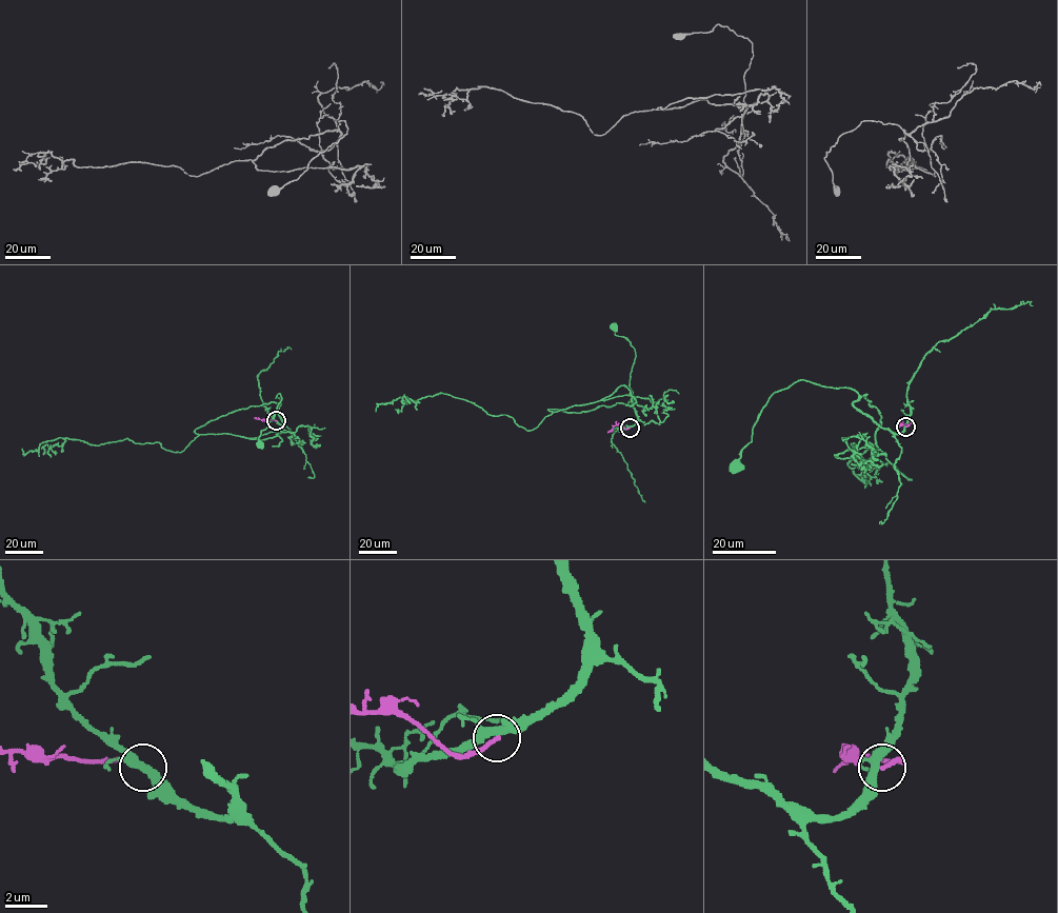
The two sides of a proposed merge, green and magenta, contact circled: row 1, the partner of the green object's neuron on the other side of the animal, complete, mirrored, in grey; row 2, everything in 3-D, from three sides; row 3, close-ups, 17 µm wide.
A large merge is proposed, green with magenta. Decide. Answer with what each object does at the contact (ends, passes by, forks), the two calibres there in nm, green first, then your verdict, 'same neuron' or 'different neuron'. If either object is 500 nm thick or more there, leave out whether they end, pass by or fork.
green forks | magenta ends | 320/190 nm | different neuron

